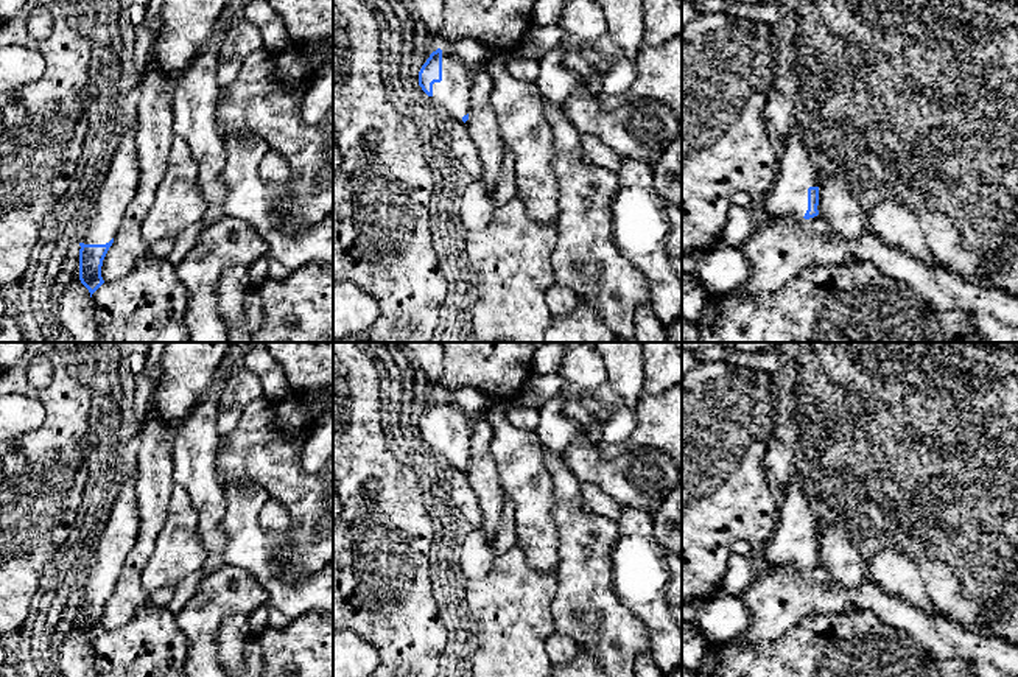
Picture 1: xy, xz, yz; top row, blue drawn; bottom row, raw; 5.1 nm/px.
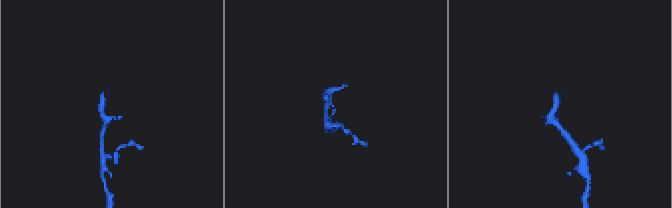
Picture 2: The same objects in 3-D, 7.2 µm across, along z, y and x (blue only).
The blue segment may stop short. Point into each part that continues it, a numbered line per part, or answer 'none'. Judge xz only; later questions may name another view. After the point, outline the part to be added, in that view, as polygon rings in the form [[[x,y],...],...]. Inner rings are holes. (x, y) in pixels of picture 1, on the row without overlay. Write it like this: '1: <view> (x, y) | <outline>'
1: xz (453, 441) | [[[442,398],[442,430],[433,433],[433,450],[450,465],[462,470],[470,458],[470,419],[455,405]]]

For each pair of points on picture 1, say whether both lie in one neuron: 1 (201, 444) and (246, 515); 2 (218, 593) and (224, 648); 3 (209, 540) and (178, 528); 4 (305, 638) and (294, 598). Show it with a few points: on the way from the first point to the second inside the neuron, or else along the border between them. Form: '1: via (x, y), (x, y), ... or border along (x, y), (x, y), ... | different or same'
1: border along (224, 486), (224, 515), (220, 522) | different
2: border along (245, 613), (229, 613), (221, 621), (217, 657) | different
3: border along (189, 500), (204, 550), (201, 568) | different
4: border along (316, 610), (308, 610), (291, 620) | different

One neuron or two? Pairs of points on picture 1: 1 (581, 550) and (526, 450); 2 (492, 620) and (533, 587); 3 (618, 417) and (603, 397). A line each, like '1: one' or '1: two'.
1: two
2: one
3: one

